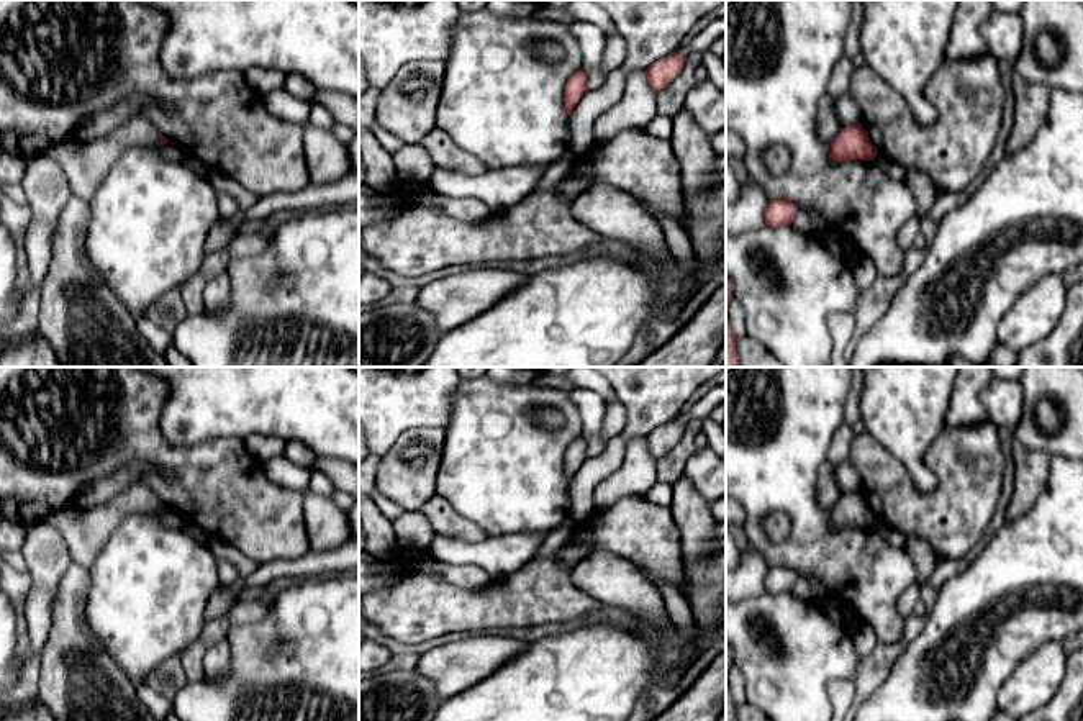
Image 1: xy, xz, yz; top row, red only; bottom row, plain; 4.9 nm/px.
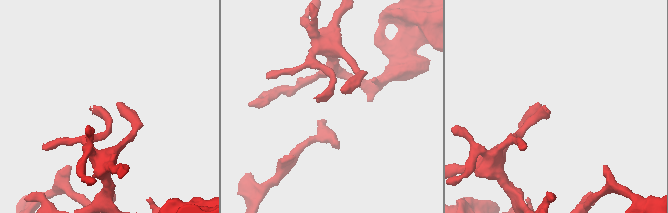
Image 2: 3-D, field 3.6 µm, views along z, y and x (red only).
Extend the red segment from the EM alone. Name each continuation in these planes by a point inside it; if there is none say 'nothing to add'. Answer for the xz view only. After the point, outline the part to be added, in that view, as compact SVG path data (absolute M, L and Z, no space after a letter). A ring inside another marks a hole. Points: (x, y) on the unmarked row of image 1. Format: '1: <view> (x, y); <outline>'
nothing to add

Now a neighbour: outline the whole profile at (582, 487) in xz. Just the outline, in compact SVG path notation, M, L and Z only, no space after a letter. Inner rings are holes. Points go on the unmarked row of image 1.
M621 436L609 439L605 451L593 459L587 459L569 482L569 518L575 524L595 513L595 488L621 467L626 447L628 442Z

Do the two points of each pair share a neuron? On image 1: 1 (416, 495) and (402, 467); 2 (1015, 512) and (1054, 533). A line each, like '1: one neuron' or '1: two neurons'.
1: one neuron
2: two neurons

